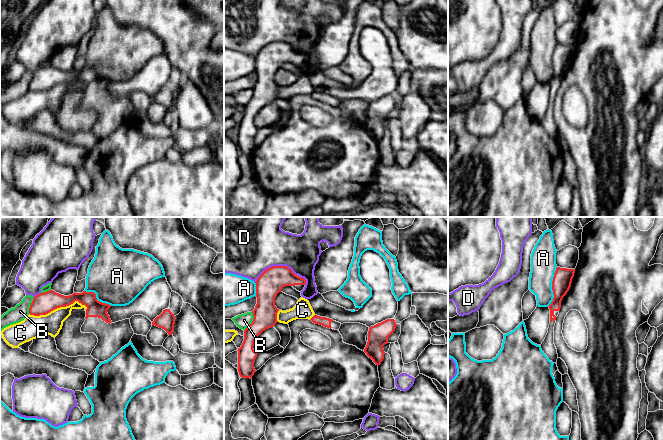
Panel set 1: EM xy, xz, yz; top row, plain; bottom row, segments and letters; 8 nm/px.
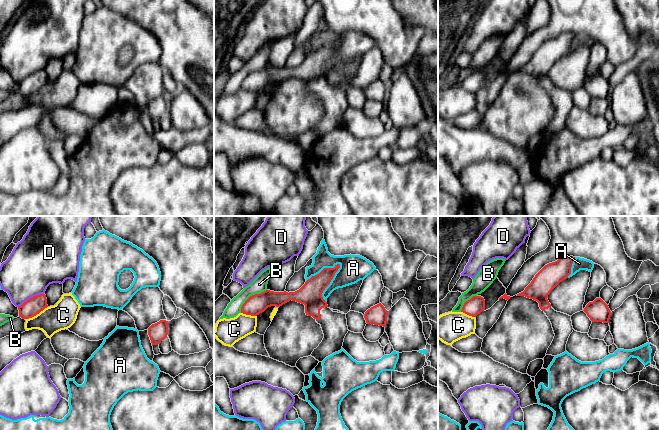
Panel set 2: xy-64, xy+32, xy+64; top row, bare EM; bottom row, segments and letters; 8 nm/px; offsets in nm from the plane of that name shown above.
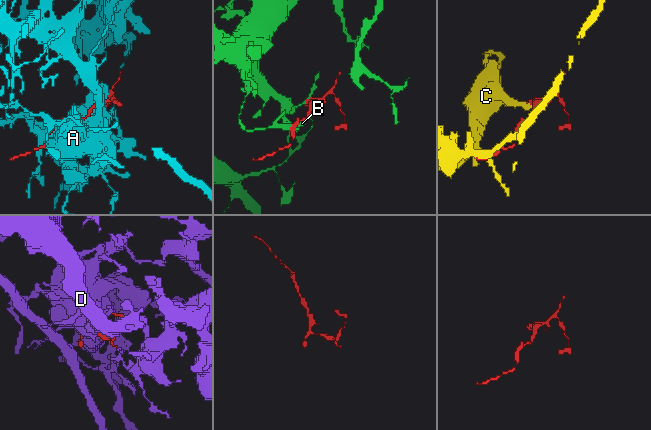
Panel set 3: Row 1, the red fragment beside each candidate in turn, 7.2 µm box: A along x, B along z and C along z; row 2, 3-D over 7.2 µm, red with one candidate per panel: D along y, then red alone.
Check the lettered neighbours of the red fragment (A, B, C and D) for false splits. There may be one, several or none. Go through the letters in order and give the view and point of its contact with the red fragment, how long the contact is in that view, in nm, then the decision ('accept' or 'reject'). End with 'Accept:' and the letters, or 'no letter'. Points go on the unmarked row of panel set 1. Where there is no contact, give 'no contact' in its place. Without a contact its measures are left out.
A: meets red in yz at (552, 63); contact 340 nm long; reject
B: meets red in xz at (252, 97); contact 170 nm long; reject
C: meets red in xy at (58, 83); contact 480 nm long; reject
D: meets red in xz at (274, 42); contact 340 nm long; reject
Accept: no letter

